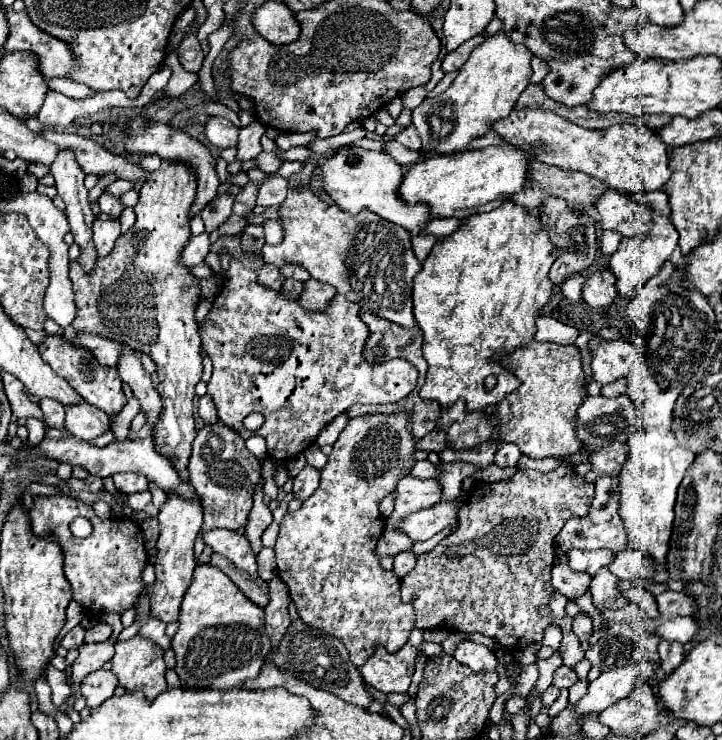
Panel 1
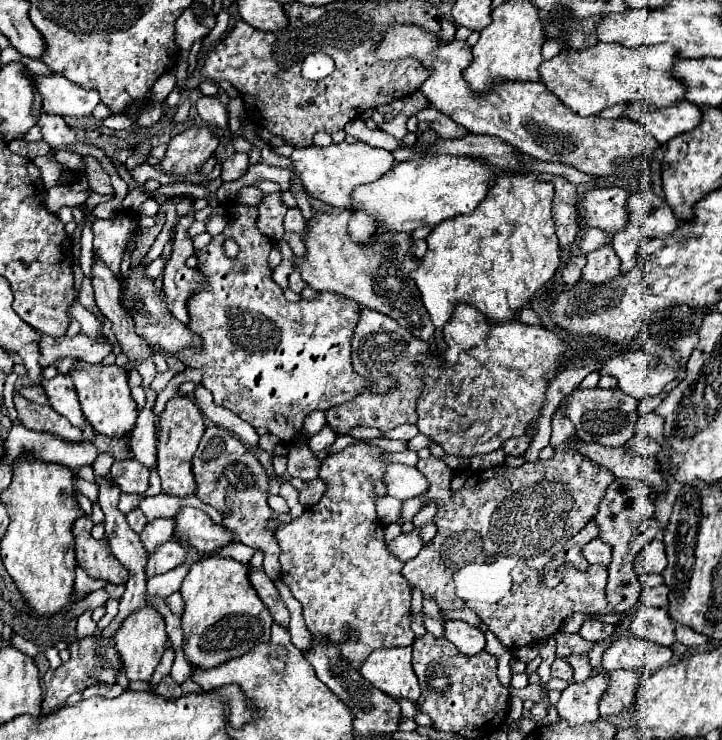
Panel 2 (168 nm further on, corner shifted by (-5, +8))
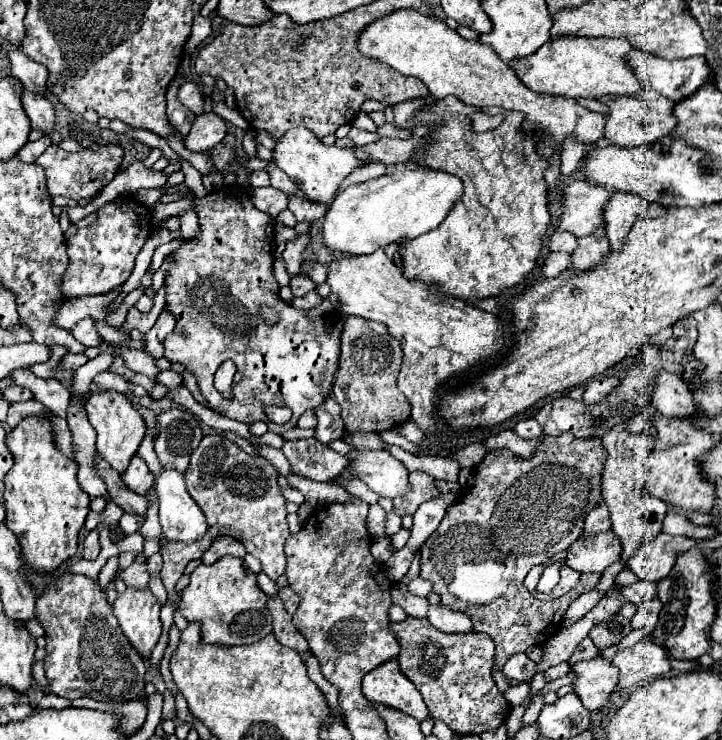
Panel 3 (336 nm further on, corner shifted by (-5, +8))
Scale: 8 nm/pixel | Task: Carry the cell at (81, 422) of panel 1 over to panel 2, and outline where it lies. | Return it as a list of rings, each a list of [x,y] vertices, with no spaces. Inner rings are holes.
[[[57,374],[51,380],[43,380],[41,386],[45,388],[49,400],[51,400],[51,408],[57,410],[59,414],[63,414],[73,426],[77,426],[79,430],[85,428],[85,424],[89,424],[85,420],[85,414],[81,412],[81,404],[77,400],[77,392],[73,386],[73,380],[69,374]]]

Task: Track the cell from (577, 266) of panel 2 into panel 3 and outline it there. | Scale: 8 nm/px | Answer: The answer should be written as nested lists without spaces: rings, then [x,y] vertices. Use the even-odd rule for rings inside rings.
[[[553,252],[545,258],[543,266],[541,266],[541,274],[547,276],[547,278],[555,278],[559,272],[571,268],[571,260],[569,260],[569,254],[563,254],[563,252]]]

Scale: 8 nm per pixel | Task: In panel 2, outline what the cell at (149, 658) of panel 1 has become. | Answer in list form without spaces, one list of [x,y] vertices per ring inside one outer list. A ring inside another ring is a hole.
[[[145,606],[139,612],[125,618],[125,622],[121,624],[121,628],[117,630],[117,636],[115,636],[115,648],[117,648],[119,656],[121,656],[125,676],[129,680],[151,682],[153,672],[155,672],[157,664],[161,662],[161,656],[165,652],[165,642],[167,642],[165,622],[163,622],[161,614],[155,608]]]

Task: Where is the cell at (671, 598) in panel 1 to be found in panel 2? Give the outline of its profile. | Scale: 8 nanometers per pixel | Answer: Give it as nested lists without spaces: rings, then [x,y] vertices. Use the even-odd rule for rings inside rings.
[[[665,584],[655,586],[655,588],[645,588],[641,592],[641,602],[647,604],[647,606],[669,608],[669,588]]]

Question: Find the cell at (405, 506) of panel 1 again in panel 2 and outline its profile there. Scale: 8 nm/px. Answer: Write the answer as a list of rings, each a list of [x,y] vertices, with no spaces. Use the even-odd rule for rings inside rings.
[[[389,464],[383,482],[387,484],[389,496],[397,500],[411,500],[417,496],[423,496],[429,488],[429,482],[425,476],[411,466],[405,464]]]

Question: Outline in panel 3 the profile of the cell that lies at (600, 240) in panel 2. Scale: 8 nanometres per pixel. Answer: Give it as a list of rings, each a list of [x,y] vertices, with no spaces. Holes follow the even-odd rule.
[[[555,232],[549,236],[549,250],[551,252],[567,252],[571,254],[577,248],[577,238],[569,232]]]

